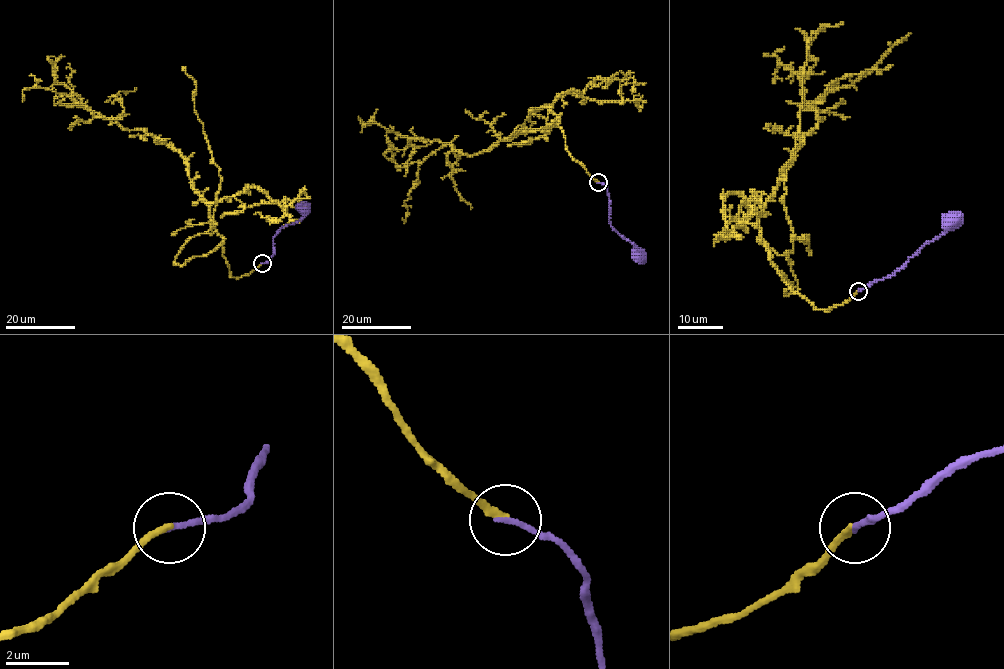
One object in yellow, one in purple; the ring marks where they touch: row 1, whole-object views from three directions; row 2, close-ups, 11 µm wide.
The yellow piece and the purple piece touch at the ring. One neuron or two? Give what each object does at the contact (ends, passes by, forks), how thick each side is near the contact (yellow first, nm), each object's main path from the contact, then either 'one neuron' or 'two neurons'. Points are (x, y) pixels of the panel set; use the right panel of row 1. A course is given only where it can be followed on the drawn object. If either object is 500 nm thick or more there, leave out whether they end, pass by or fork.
yellow ends; purple ends; calibres 220 and 180 nm; course yellow (857, 292), (815, 307), (770, 260), (757, 219), (822, 118), (804, 101), (816, 62), (808, 43), (843, 24); course purple (858, 292), (892, 276), (926, 243), (937, 238), (953, 220); one neuron

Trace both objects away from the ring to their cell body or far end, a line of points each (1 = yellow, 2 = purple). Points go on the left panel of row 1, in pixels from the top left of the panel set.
1: (262, 263), (231, 276), (222, 239), (182, 156), (80, 105), (55, 78), (54, 63), (64, 56)
2: (262, 263), (270, 261), (273, 255), (274, 235), (284, 226), (297, 222), (303, 208)

